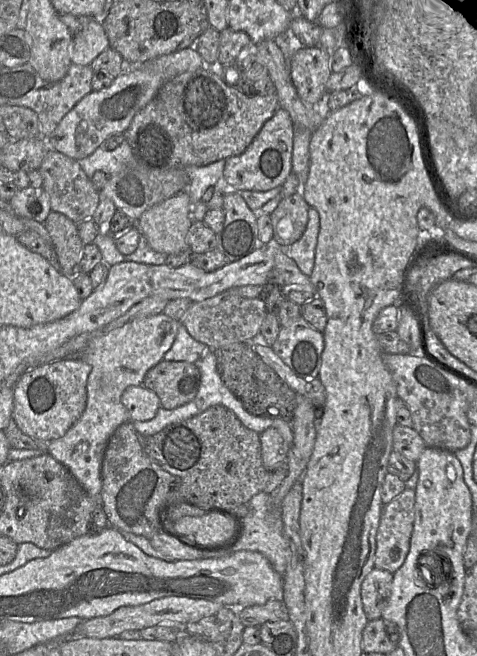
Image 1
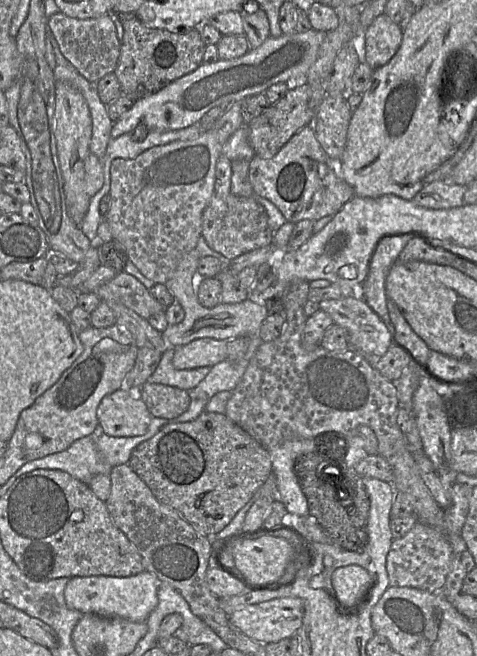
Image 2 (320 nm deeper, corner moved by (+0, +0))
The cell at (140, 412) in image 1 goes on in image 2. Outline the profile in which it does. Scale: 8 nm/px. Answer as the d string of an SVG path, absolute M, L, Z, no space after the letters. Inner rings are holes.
M125 388L105 396L97 409L98 433L113 437L144 435L152 415L137 392Z

